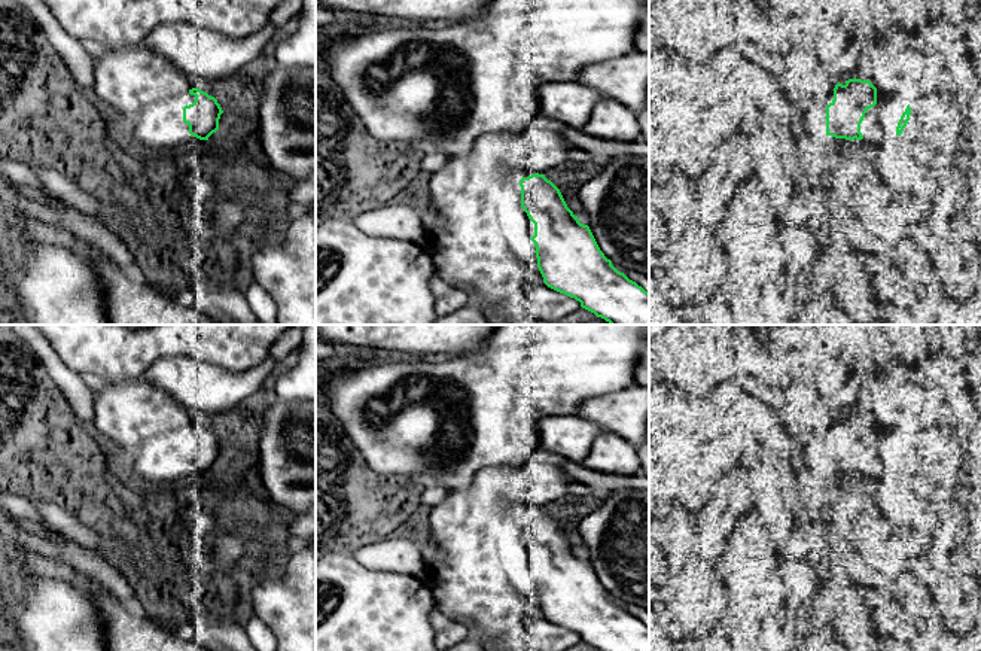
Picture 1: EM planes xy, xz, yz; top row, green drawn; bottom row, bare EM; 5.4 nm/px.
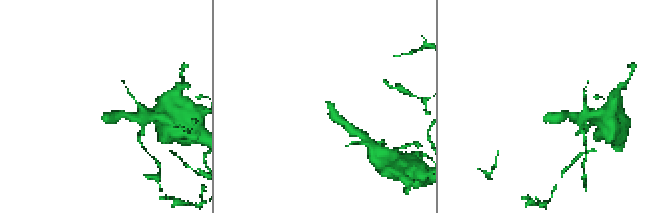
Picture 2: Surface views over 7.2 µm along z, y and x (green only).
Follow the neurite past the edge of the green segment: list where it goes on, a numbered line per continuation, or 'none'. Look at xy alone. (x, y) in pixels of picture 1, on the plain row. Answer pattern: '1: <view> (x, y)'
1: xy (155, 461)

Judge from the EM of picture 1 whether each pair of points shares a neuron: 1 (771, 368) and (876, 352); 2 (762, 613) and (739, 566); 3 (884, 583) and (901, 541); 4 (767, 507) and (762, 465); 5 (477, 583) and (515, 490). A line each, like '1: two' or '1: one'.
1: one
2: one
3: two
4: one
5: one

